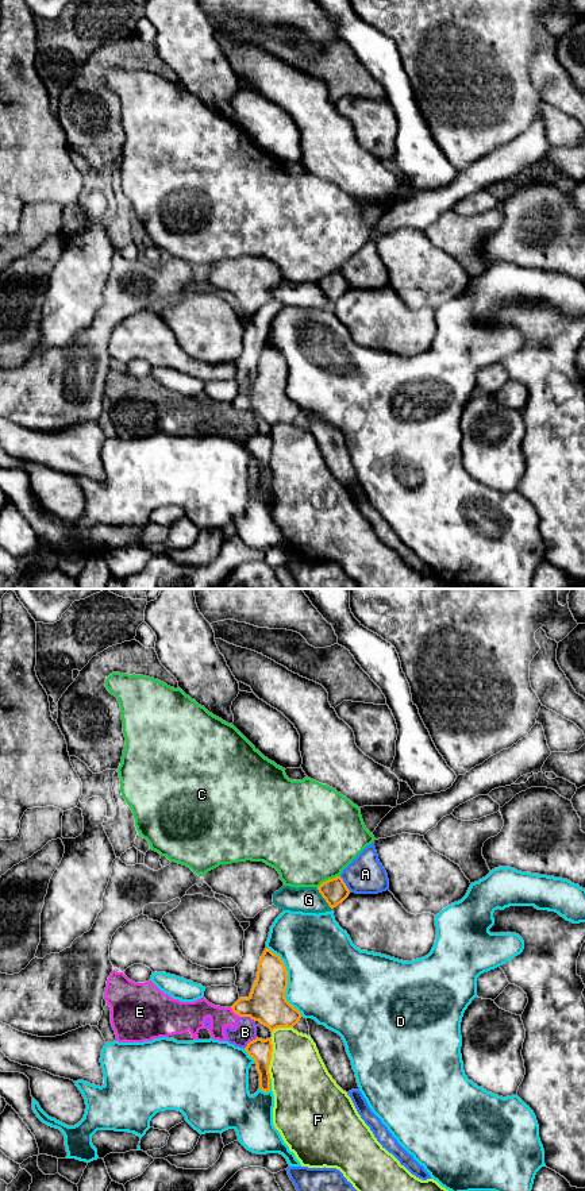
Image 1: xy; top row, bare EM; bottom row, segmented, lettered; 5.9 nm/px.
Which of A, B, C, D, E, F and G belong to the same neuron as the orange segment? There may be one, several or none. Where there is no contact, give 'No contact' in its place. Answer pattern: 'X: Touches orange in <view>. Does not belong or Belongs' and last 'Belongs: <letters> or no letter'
A: Touches orange in xy. Does not belong
B: Touches orange in xy. Does not belong
C: Touches orange in xy. Does not belong
D: Touches orange in xy. Does not belong
E: Touches orange in xy. Does not belong
F: Touches orange in xy. Does not belong
G: Touches orange in xy. Does not belong
Belongs: no letter

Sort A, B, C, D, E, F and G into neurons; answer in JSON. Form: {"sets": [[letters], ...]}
{"sets": [["A"], ["B", "E"], ["C"], ["D"], ["F"], ["G"]]}

